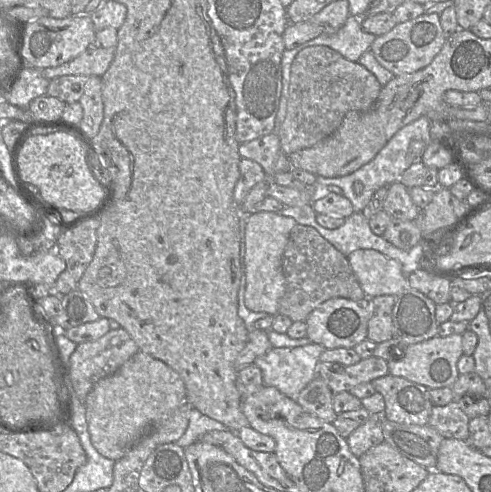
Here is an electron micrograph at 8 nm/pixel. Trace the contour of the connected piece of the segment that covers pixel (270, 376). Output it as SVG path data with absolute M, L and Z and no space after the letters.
M317 343L297 347L272 347L255 359L263 383L297 401L301 390L317 376L317 365L326 348Z

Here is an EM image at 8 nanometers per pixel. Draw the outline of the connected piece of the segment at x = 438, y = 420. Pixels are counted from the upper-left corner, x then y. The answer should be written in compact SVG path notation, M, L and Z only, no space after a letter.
M456 399L445 406L433 405L428 425L443 438L468 441L470 418L460 409Z

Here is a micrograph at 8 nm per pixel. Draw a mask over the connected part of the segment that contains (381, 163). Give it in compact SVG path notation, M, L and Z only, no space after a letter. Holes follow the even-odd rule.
M421 116L417 120L407 124L401 128L381 149L381 151L367 164L356 170L355 172L346 176L327 178L323 176L316 176L317 183L324 186L333 185L342 189L343 196L351 201L354 212L362 212L365 206L370 201L373 194L383 186L389 186L394 182L400 180L402 174L408 169L413 163L417 163L413 158L409 145L412 140L420 140L426 143L426 146L431 143L432 136L430 133L431 121L427 116ZM360 181L363 186L363 192L358 195L354 191L354 182Z

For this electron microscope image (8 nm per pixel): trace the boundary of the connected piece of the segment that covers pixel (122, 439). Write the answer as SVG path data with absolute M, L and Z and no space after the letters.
M138 351L114 374L97 382L84 400L92 445L104 457L117 461L185 402L186 388L179 374L163 361Z

